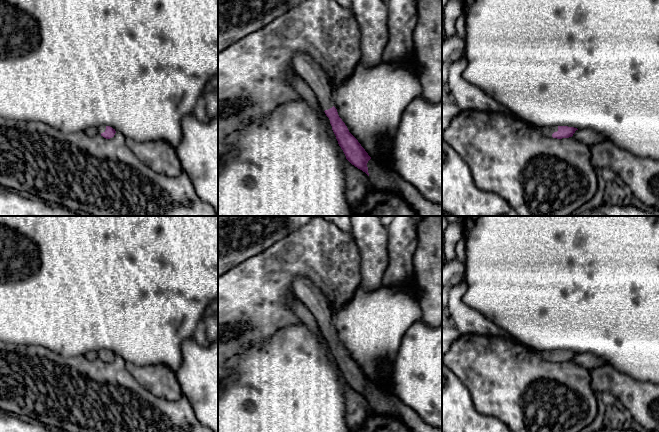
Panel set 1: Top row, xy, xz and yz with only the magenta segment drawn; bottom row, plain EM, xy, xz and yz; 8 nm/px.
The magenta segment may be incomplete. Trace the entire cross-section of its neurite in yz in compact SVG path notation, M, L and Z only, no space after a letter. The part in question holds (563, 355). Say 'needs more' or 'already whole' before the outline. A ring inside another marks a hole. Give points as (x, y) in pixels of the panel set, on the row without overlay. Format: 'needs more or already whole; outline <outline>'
needs more; outline M531 348L536 354L547 361L553 361L557 363L572 361L577 352L568 350L552 350L552 351L541 351Z

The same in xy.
needs more; outline M101 349L99 351L97 351L98 353L98 358L103 360L106 363L110 363L112 361L114 361L116 355L115 353L113 353L110 350L105 350L105 349Z

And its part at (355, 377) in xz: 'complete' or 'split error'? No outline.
split error

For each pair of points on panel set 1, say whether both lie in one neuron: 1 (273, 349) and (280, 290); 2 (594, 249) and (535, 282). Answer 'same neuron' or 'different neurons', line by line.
1: different neurons
2: same neuron

